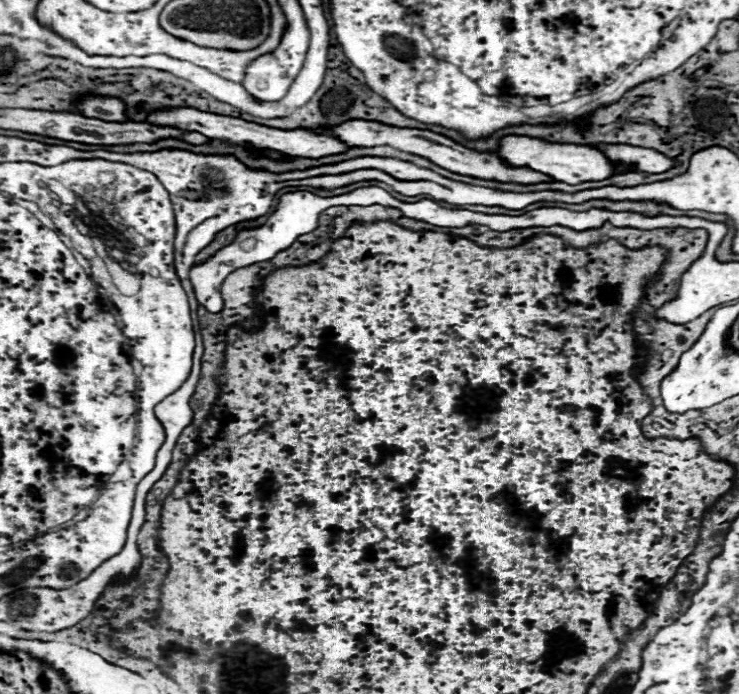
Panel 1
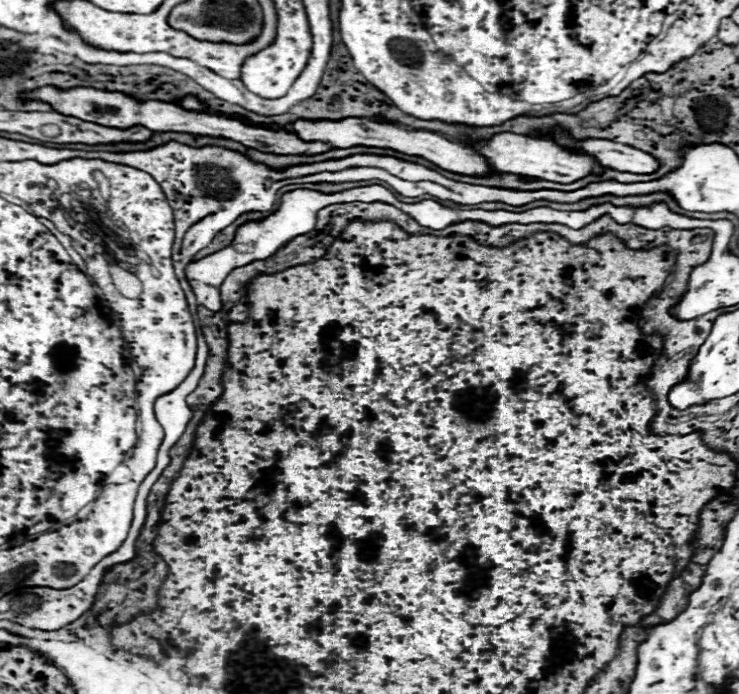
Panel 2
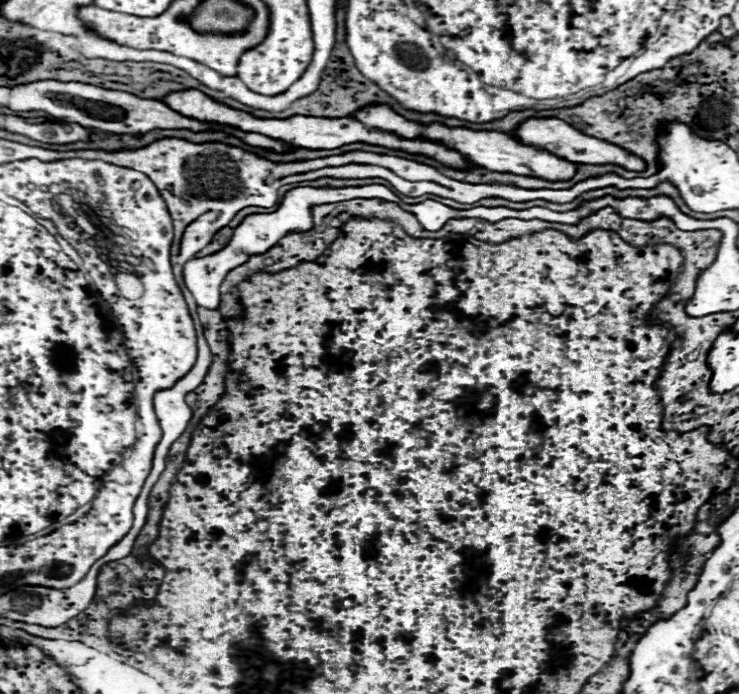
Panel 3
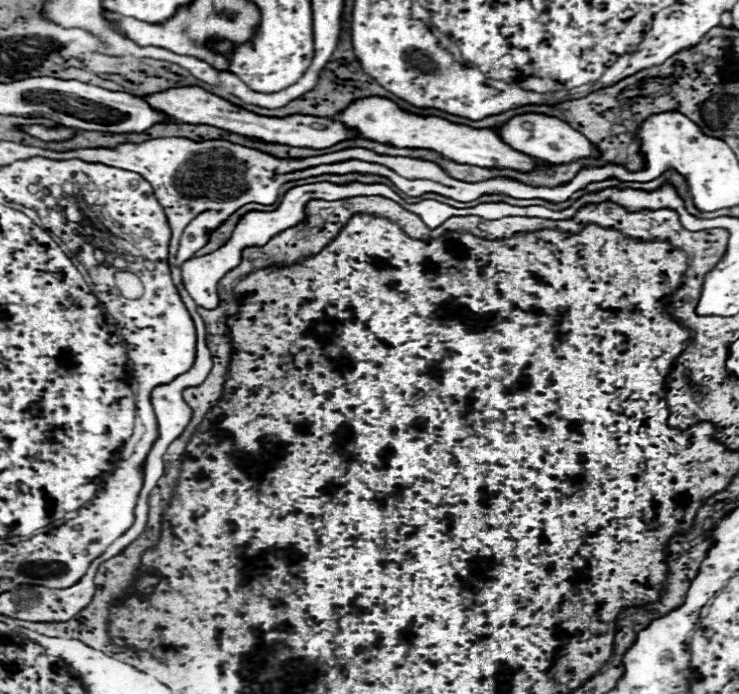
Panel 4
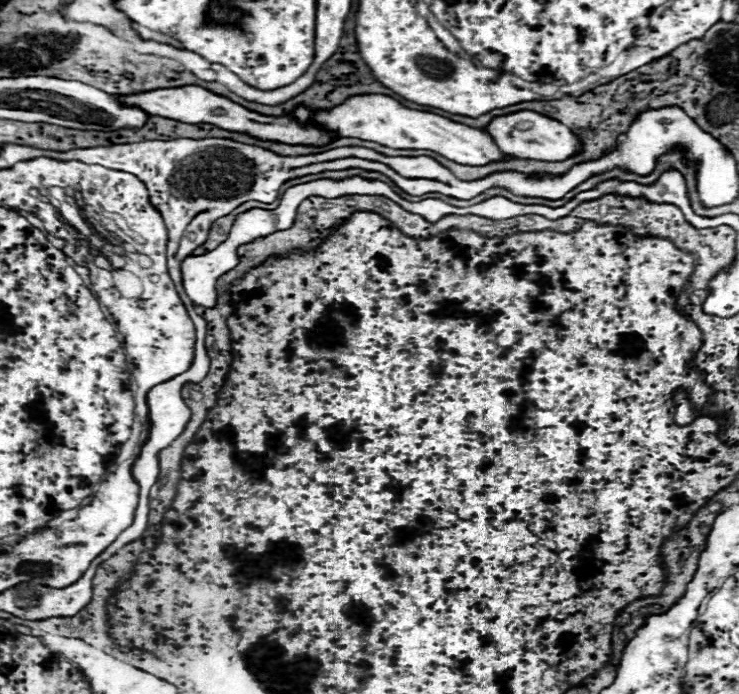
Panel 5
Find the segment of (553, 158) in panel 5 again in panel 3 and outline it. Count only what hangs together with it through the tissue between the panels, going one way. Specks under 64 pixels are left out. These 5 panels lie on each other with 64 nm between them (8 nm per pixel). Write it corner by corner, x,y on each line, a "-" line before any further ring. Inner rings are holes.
544,118
544,120
526,120
516,132
514,132
516,138
520,138
524,144
530,144
530,146
538,146
538,148
546,148
550,150
552,154
560,156
560,158
566,158
566,160
574,160
574,162
582,162
582,164
616,164
616,166
622,166
626,170
634,170
634,172
644,172
646,170
646,162
622,148
616,148
614,144
606,144
606,140
594,140
592,136
586,136
586,134
580,134
576,132
574,128
570,128
570,124
564,124
562,120
550,120
550,118

